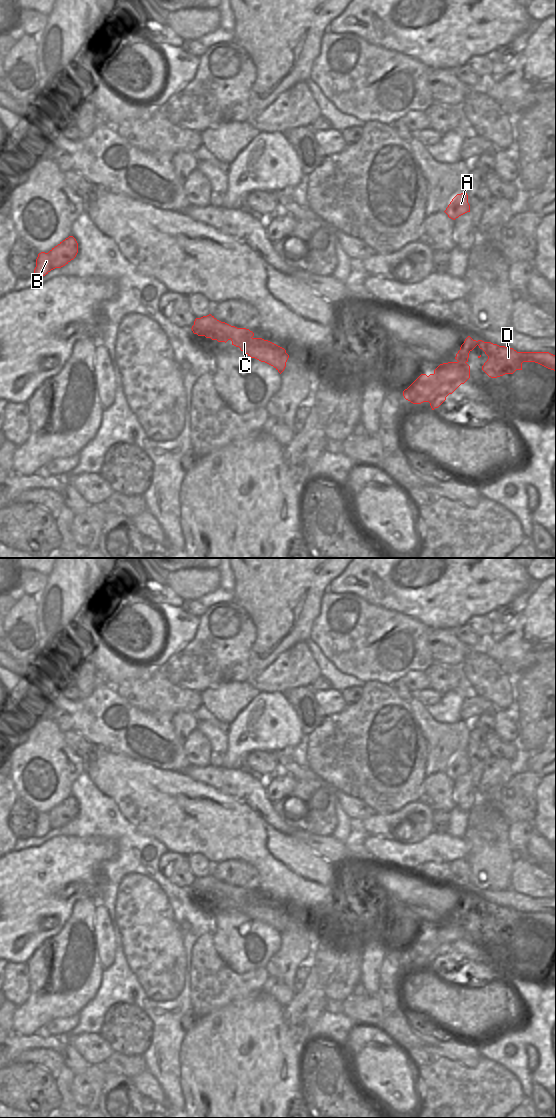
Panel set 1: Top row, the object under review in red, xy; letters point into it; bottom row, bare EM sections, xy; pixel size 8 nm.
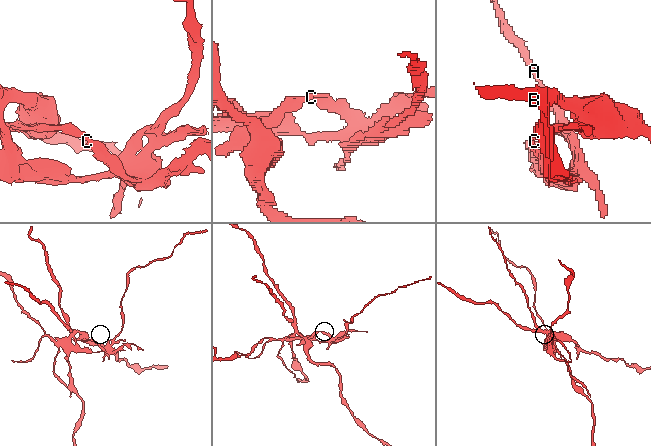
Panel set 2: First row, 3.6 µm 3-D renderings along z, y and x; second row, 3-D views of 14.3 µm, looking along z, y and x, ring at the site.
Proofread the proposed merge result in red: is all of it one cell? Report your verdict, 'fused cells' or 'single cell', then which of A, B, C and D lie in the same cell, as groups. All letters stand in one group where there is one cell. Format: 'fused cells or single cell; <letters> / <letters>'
single cell; A B C D

